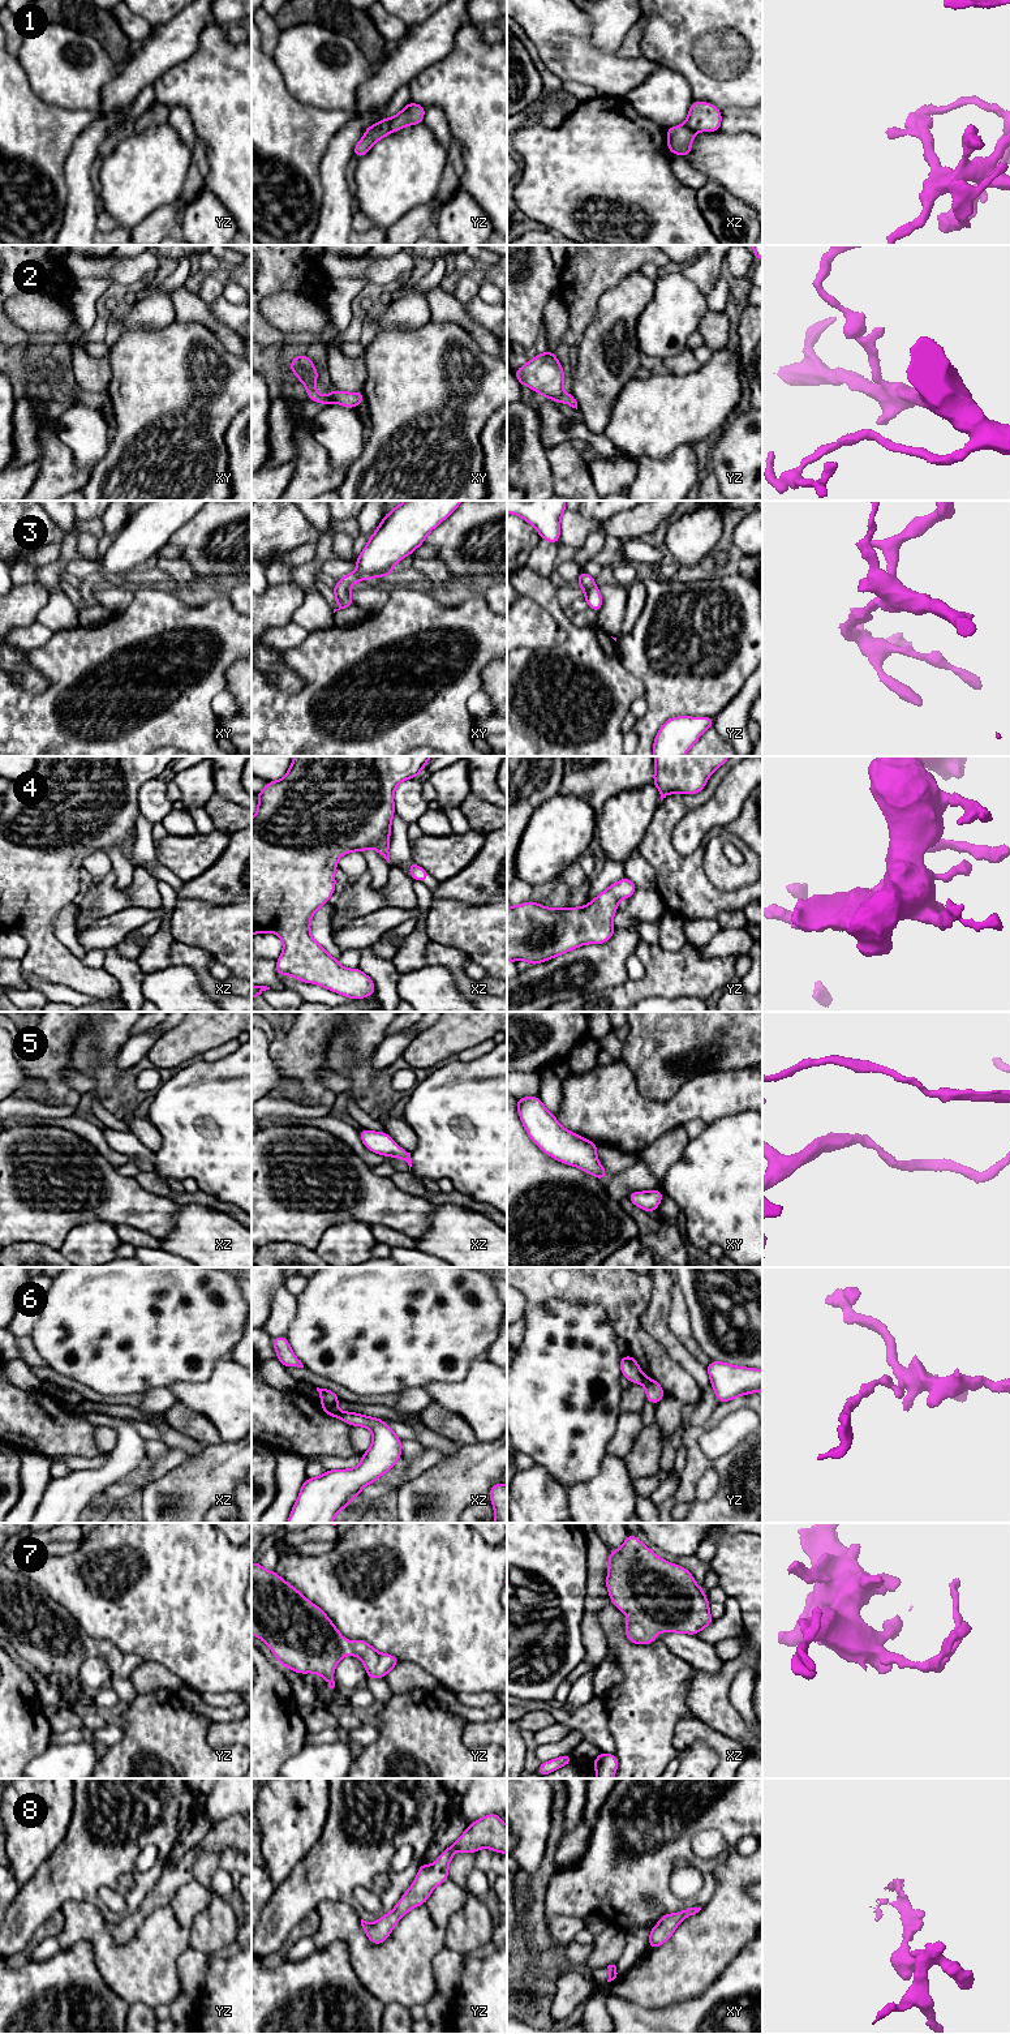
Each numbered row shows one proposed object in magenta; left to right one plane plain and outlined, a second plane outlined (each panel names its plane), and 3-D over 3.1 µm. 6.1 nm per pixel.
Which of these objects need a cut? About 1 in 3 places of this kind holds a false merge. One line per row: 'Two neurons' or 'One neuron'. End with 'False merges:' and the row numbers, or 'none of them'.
1: One neuron
2: One neuron
3: One neuron
4: One neuron
5: One neuron
6: Two neurons
7: One neuron
8: One neuron
False merges: 6

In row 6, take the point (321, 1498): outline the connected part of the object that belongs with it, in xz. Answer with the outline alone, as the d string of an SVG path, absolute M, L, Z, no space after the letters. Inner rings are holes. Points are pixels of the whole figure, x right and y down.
M322 1404L322 1409L351 1426L369 1428L373 1442L356 1468L326 1471L319 1477L306 1479L287 1523L332 1523L340 1510L360 1497L364 1486L374 1484L403 1456L401 1439L382 1419L343 1412L336 1404Z

